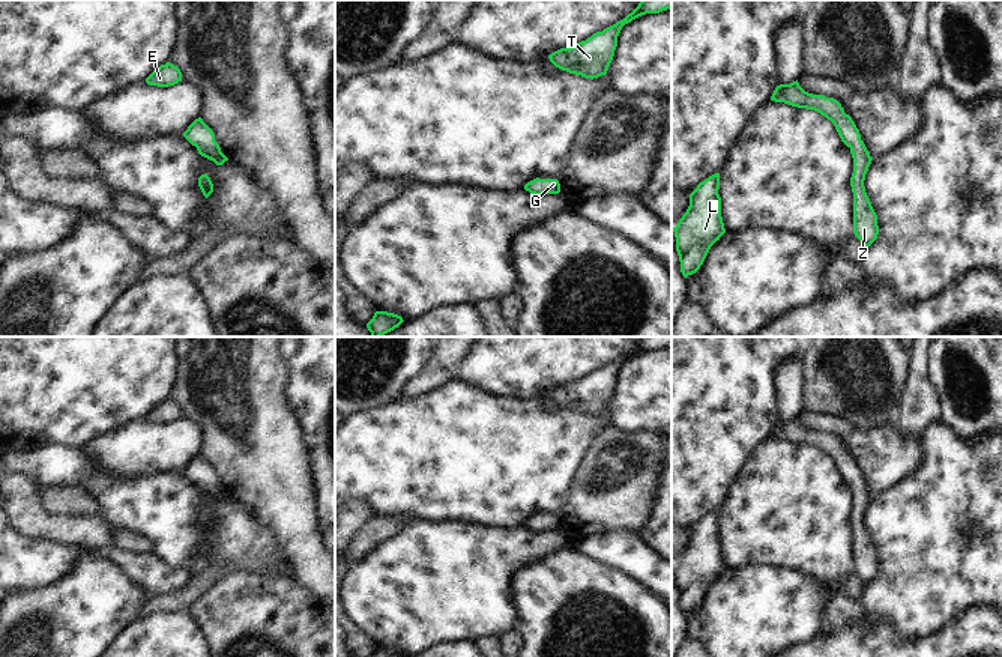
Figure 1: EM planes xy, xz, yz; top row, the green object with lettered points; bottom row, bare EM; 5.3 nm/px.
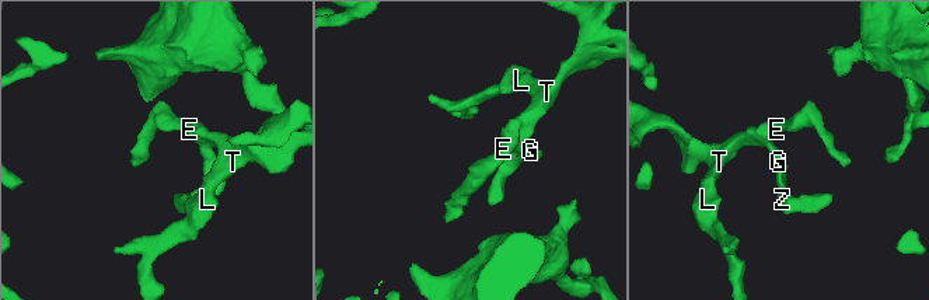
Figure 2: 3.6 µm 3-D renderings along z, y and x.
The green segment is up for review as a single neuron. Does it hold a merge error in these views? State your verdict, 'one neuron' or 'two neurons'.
one neuron

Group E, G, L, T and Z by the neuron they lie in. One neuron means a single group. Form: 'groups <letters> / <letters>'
groups E G L T Z

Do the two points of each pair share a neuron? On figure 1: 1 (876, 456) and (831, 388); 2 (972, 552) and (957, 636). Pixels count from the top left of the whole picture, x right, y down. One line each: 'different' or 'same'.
1: different
2: different

